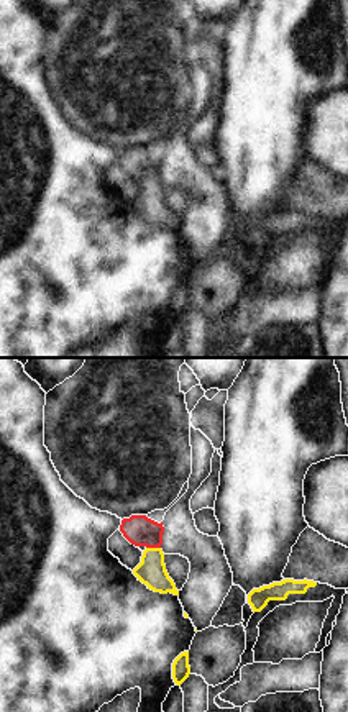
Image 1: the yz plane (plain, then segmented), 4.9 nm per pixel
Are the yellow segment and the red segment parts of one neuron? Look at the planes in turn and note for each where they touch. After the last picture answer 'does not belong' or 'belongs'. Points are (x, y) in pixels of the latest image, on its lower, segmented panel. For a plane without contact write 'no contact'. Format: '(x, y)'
(153, 548)

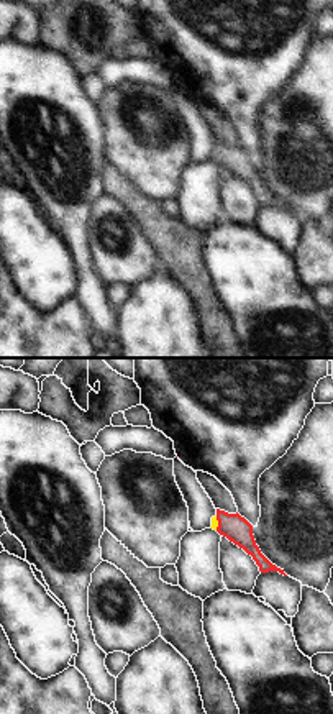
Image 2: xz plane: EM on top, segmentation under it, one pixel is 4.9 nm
(217, 522)

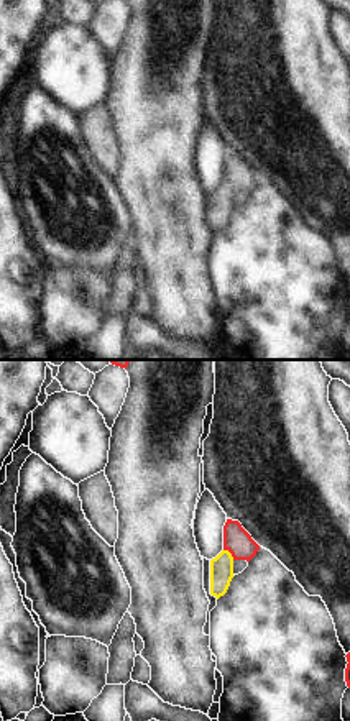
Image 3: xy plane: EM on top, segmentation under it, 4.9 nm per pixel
(230, 554)

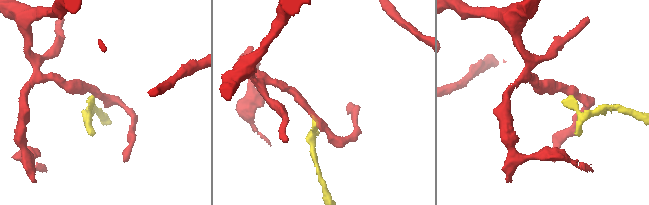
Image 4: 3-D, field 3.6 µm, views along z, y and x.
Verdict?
belongs

